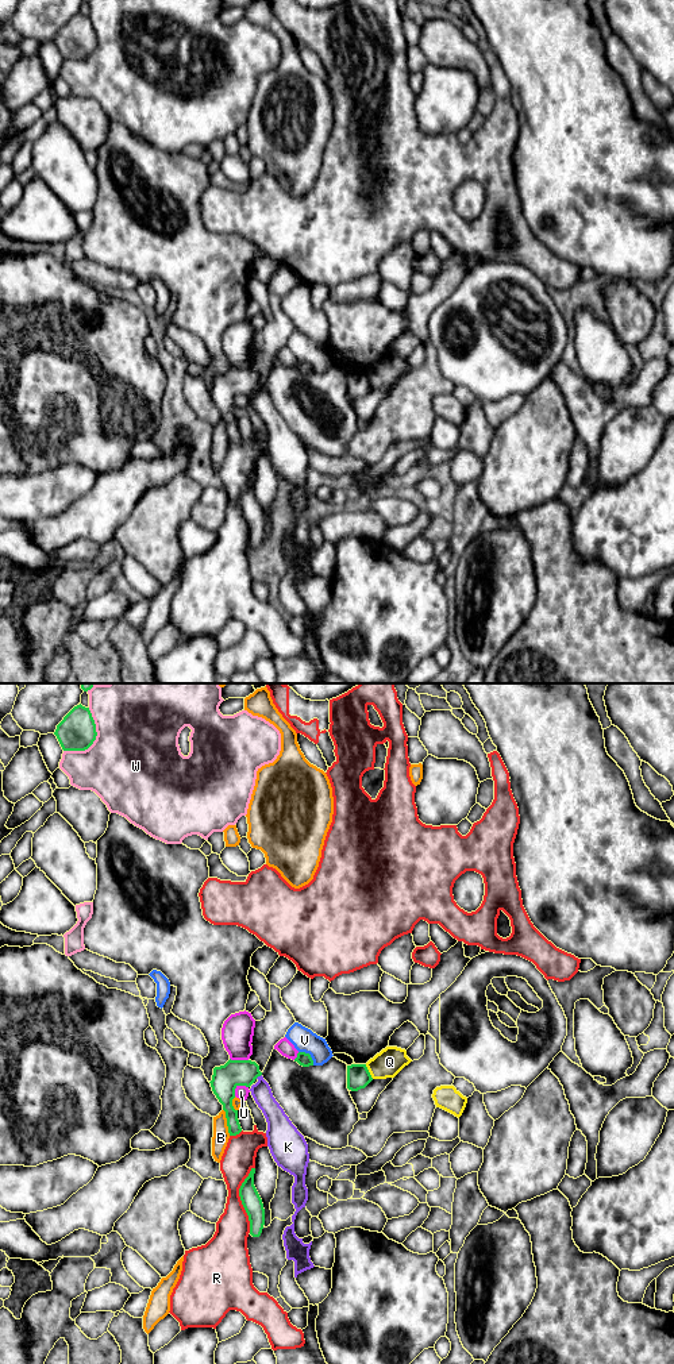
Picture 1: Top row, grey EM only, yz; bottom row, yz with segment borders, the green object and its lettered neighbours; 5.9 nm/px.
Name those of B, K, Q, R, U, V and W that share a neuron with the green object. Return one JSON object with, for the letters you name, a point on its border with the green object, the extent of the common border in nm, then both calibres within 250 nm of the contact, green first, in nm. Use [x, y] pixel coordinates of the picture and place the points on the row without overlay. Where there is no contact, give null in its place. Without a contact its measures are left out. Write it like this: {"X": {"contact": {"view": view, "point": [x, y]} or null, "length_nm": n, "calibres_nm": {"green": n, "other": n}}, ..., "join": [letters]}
{"join": []}

